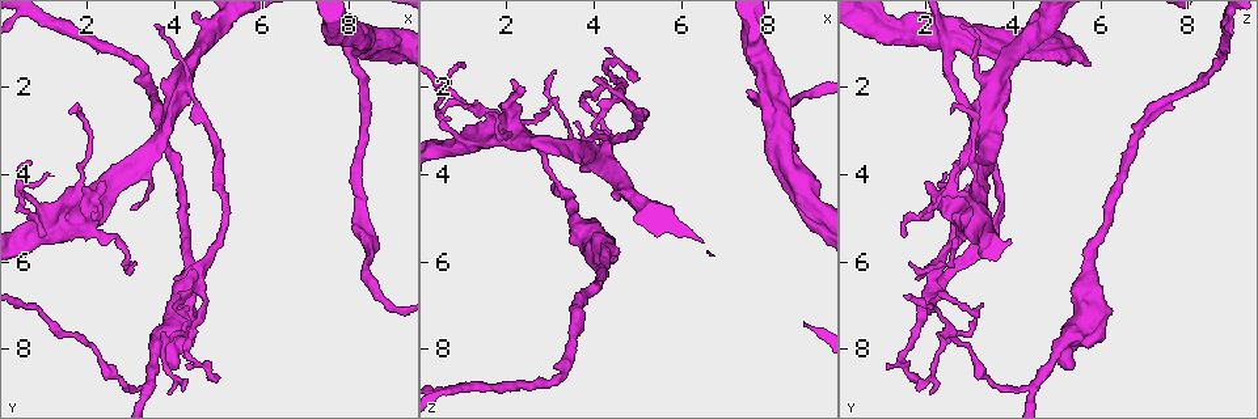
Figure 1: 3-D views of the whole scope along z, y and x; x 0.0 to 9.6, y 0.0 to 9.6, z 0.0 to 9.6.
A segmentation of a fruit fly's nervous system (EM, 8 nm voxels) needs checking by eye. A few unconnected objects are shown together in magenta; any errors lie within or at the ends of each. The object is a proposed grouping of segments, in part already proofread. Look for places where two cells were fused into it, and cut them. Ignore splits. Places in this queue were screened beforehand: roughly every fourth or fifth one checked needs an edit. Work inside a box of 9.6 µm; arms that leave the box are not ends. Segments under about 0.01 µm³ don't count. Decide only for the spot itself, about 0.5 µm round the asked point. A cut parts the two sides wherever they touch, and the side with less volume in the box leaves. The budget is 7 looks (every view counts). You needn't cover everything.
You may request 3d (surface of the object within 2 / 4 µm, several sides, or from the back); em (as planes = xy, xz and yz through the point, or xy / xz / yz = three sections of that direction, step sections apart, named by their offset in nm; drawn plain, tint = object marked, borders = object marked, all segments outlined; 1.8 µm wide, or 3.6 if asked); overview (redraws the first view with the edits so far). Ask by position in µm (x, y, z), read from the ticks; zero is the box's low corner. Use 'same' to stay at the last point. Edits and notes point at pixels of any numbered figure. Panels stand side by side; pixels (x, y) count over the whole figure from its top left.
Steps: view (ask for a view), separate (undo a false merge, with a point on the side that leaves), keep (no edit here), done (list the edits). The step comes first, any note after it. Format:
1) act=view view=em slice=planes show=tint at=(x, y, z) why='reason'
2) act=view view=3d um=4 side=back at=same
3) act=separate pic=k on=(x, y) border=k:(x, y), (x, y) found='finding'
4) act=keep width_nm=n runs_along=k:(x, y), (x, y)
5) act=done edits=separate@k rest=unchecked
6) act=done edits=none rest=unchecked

act=view view=em um=3.6 slice=planes show=tint at=(8.10, 0.95, 2.55) why='four-way junction'

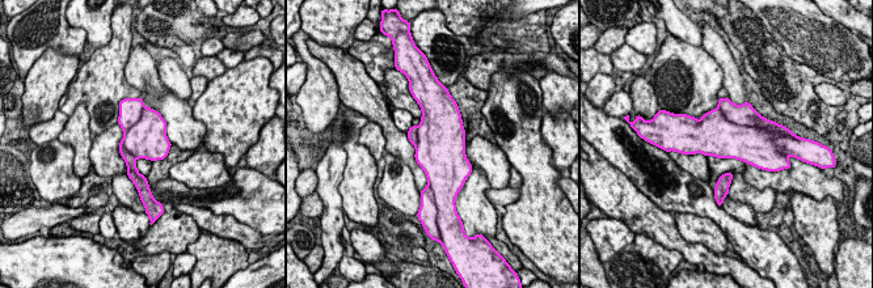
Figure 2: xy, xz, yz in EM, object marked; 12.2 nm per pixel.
act=separate pic=2 on=(412, 134) part_leaving=2:(122, 151), (142, 182) found='two cells meet here'

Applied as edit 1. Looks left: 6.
act=view view=overview

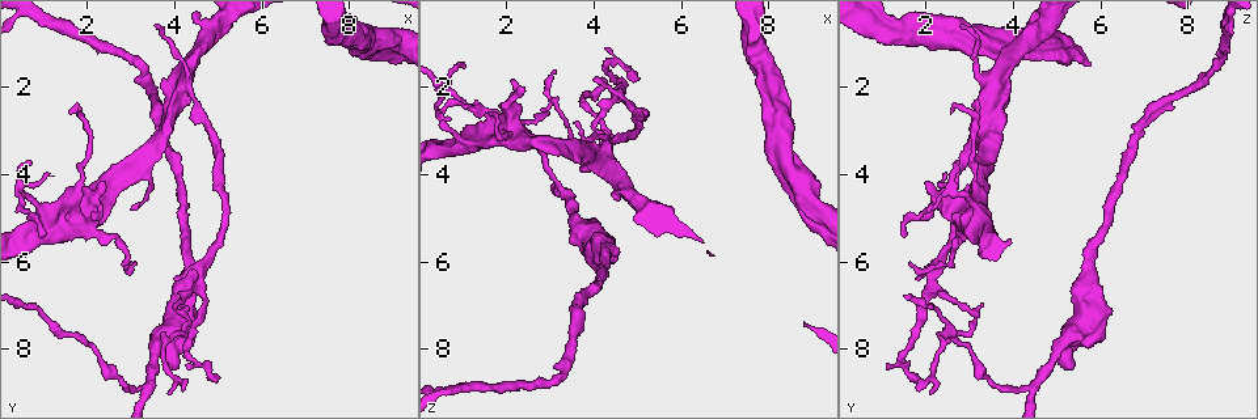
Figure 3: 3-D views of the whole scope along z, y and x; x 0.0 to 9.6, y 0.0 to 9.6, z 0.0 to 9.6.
act=view view=3d um=4 at=(4.25, 7.55, 3.10) why='sharp bend'

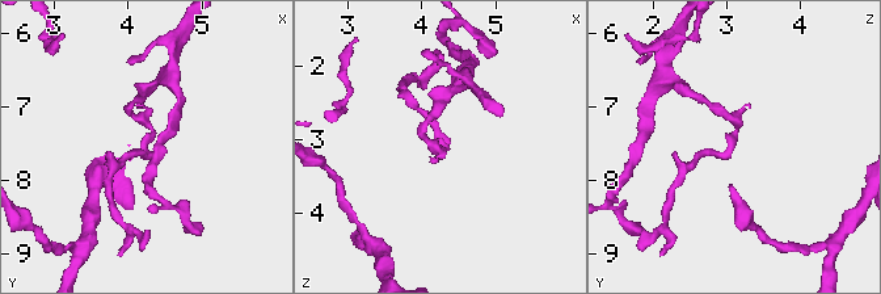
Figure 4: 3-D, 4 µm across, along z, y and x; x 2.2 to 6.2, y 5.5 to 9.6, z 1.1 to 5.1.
act=view view=em slice=yz step=16 show=plain at=(4.25, 7.50, 3.00) why='need the tissue'

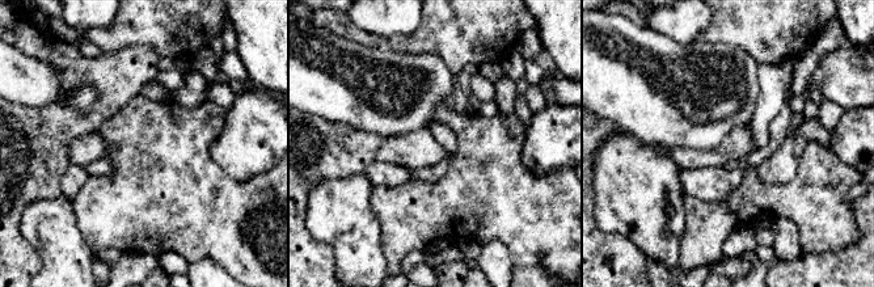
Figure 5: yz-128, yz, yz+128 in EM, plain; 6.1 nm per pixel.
act=view view=em slice=yz step=16 show=tint at=same

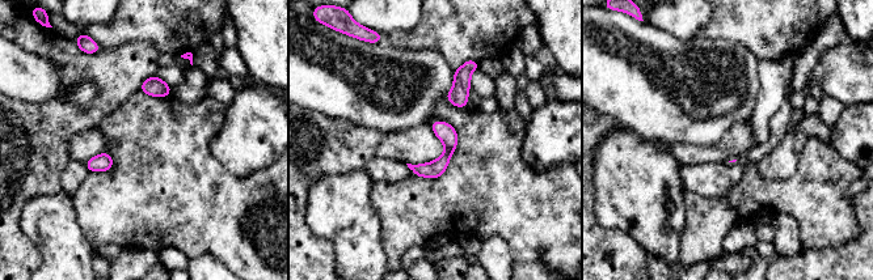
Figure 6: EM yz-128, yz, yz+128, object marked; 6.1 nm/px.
act=keep runs_along=6:(447, 127), (447, 155), (417, 172) found='one cell here'

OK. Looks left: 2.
act=view view=em um=3.6 slice=xy step=4 show=tint at=(2.15, 4.80, 2.55) why='thin arm on a thick one'

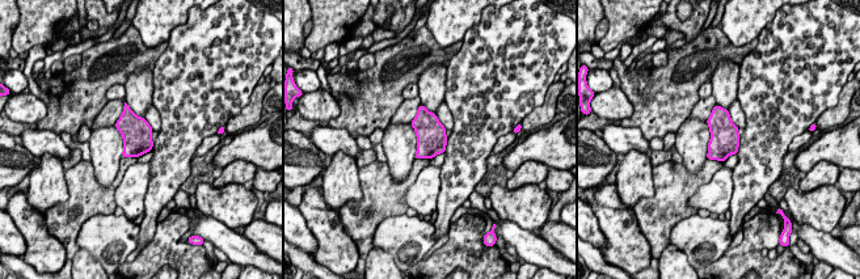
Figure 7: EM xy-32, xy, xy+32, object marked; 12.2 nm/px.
act=keep found='all the same cell'

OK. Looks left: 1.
act=done edits=separate@2 rest=unchecked

